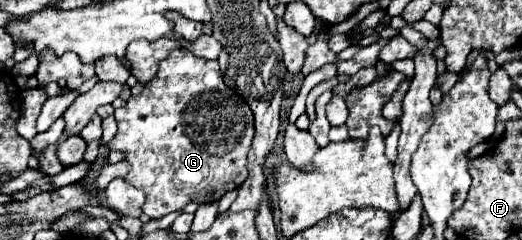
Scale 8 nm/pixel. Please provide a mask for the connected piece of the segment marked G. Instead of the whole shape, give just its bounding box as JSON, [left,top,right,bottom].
[107,49,253,219]

